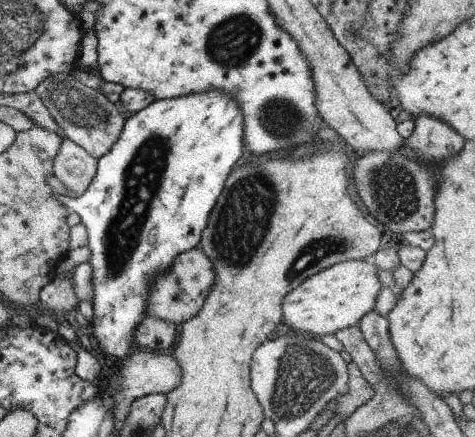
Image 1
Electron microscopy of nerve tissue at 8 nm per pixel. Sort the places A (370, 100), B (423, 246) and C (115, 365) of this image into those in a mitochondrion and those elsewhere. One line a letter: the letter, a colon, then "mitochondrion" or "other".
A: other
B: other
C: other

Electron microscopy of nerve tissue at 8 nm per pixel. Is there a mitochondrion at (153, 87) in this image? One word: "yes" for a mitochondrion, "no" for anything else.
no

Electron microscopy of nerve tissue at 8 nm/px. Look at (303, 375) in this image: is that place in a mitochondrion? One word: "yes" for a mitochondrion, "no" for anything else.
yes

